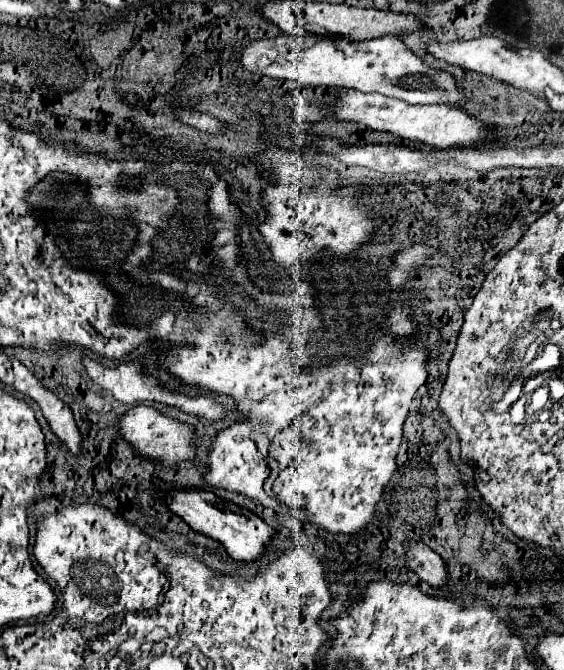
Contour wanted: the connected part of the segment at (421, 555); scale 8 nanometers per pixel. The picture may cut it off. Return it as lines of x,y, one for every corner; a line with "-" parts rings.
412,542
406,548
406,556
408,556
408,566
418,574
420,580
428,582
434,588
442,588
448,584
450,576
448,576
446,564
436,552
426,548
424,544

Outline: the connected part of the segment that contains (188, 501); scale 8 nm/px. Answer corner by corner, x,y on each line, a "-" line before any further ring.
182,490
182,492
170,492
168,494
168,506
174,514
182,516
186,524
190,524
196,532
202,532
218,542
222,542
228,550
228,554
238,560
238,562
256,562
260,560
272,538
278,534
276,528
268,526
262,518
258,518
256,514
238,508
226,500
220,500
216,494
212,492
202,492
202,490

